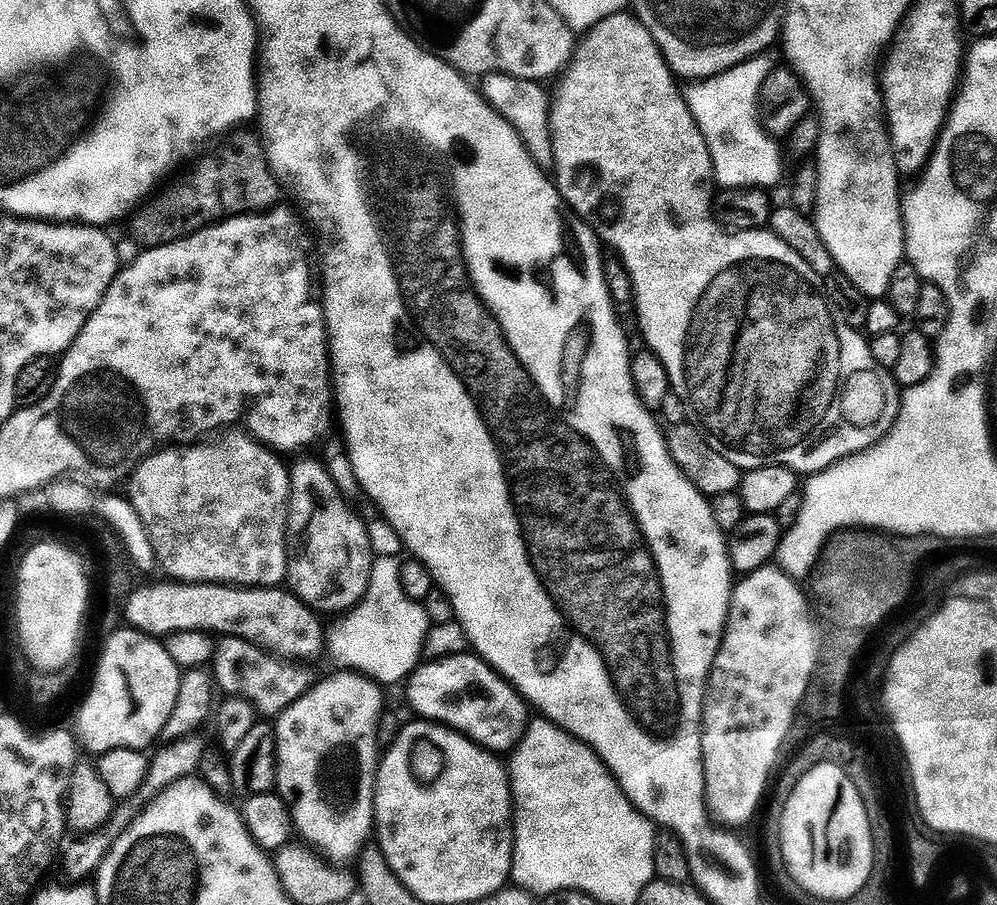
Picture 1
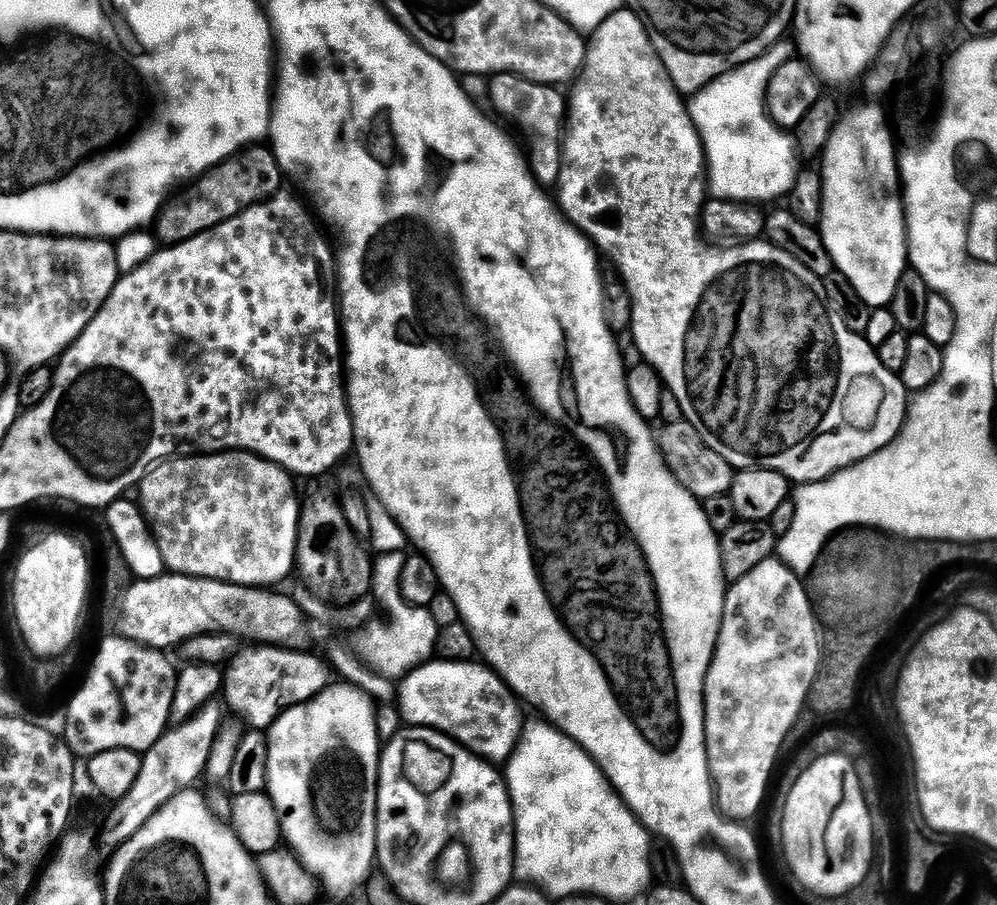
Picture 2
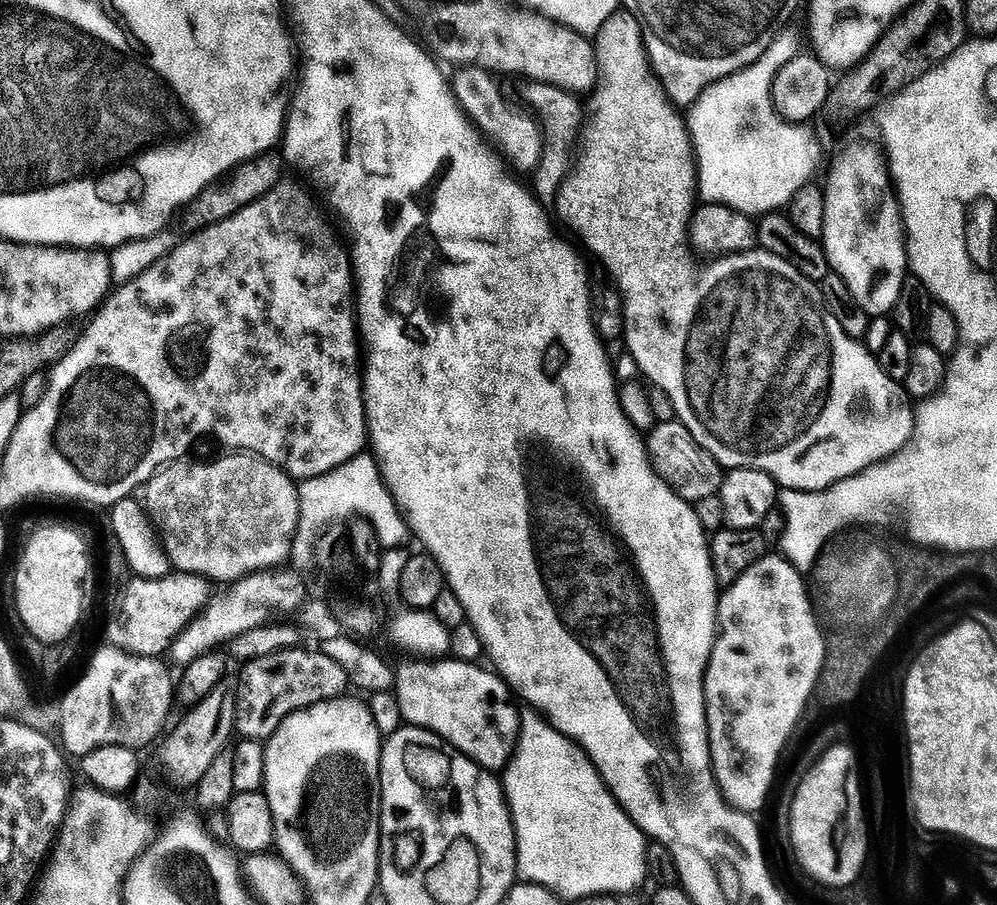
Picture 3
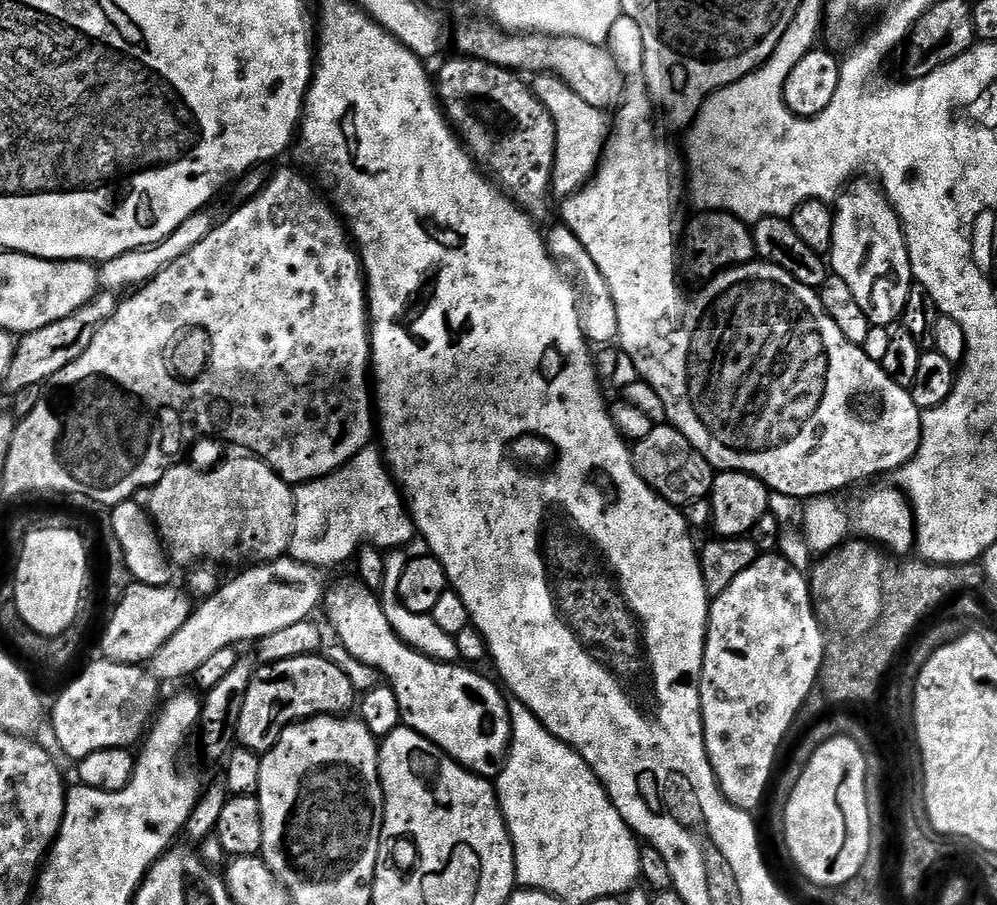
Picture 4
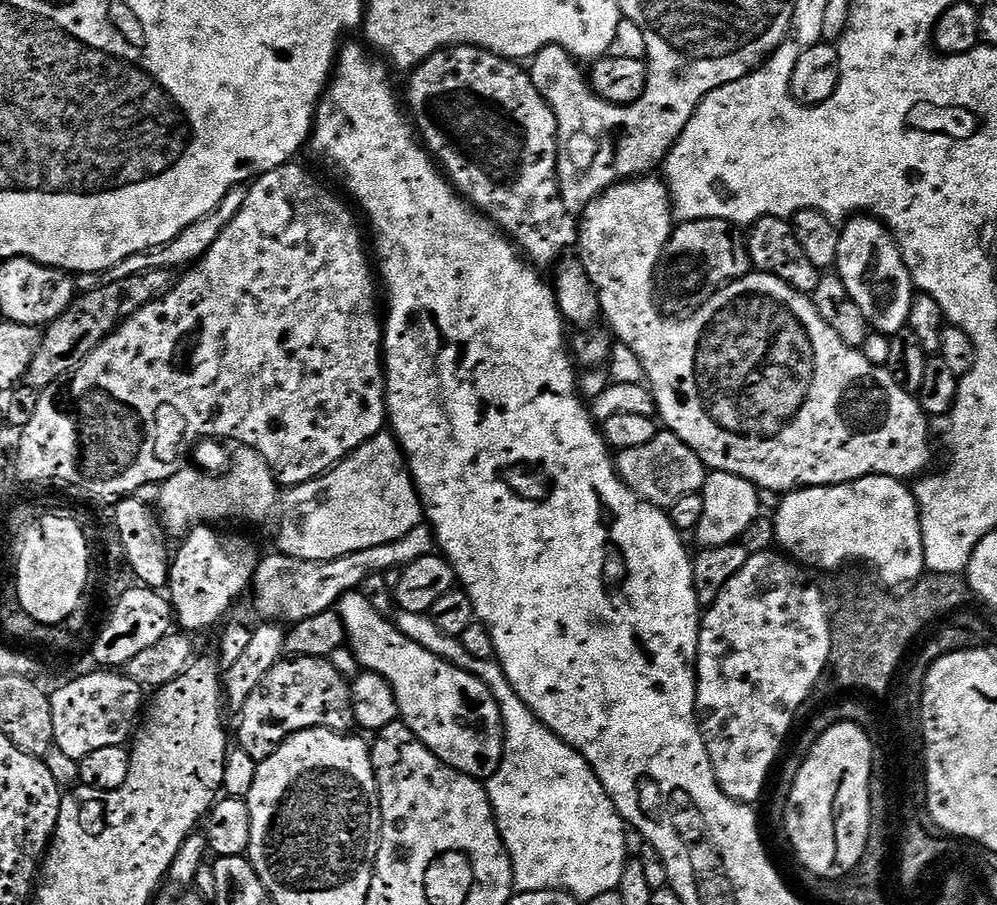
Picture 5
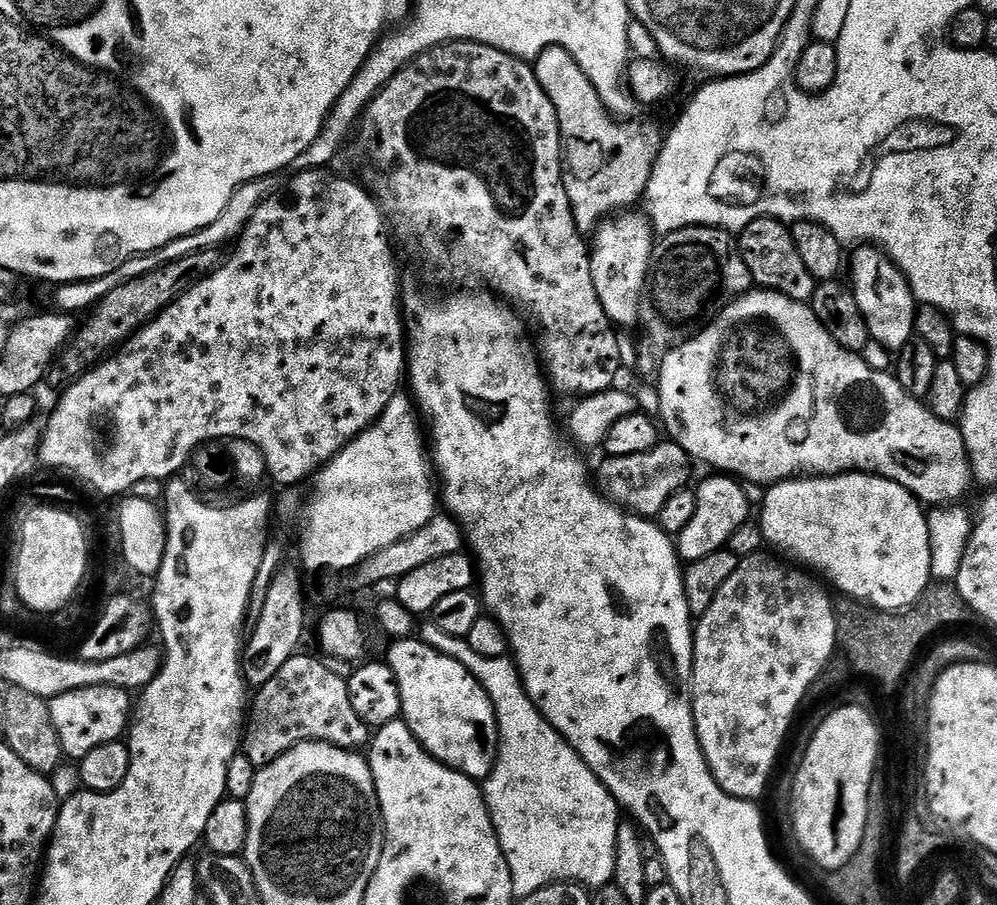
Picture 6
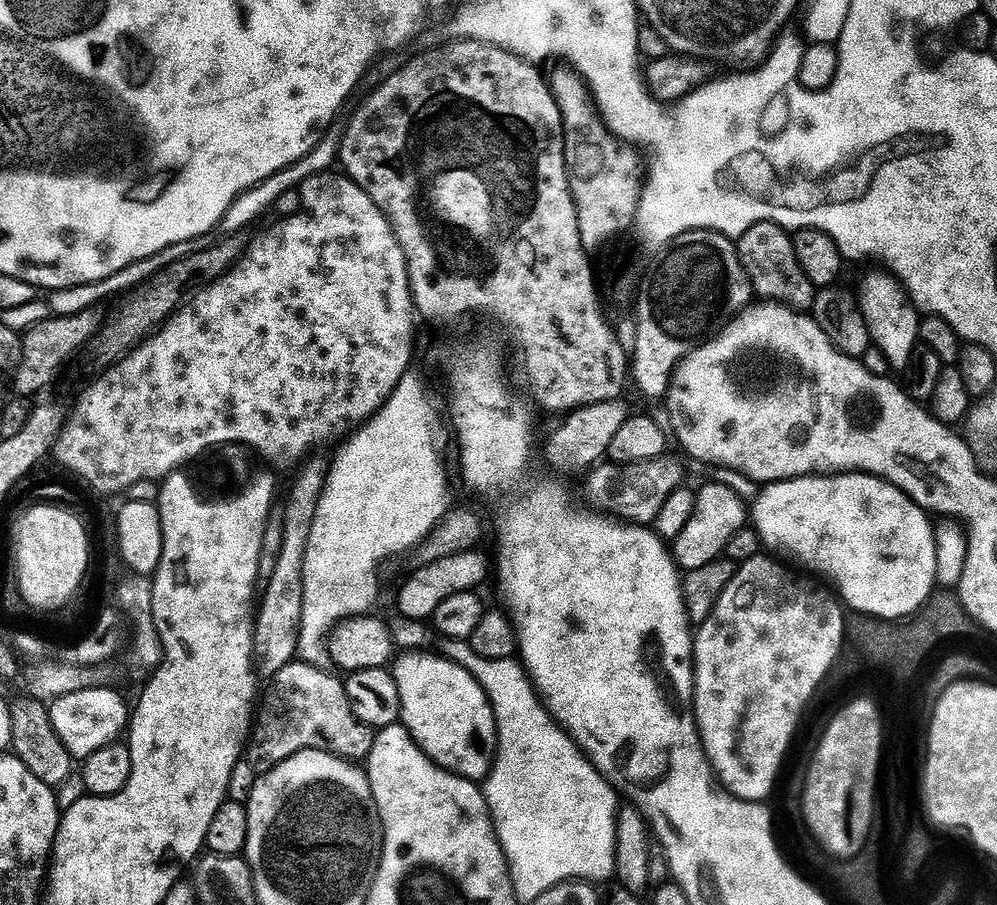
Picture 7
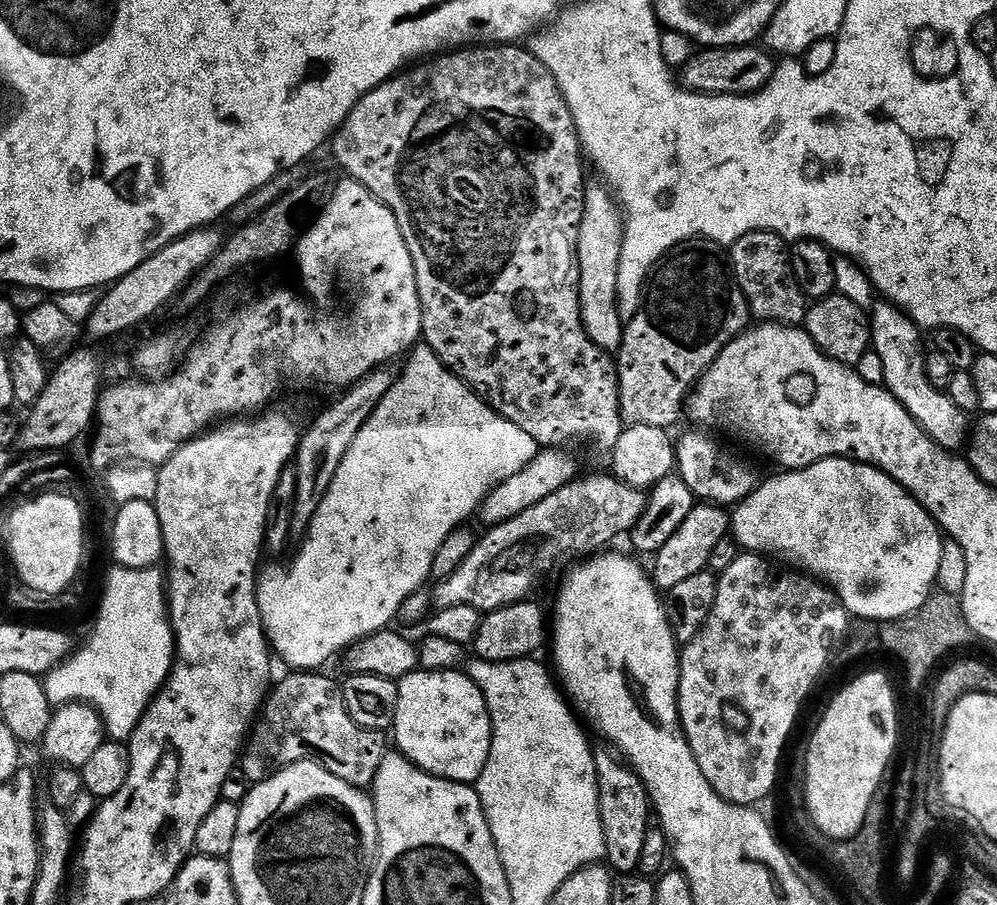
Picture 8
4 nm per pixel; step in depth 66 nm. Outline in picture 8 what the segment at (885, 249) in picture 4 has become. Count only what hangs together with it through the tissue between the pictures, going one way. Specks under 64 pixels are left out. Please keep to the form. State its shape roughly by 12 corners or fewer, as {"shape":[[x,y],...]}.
{"shape":[[871,309],[871,351],[895,400],[938,446],[965,447],[969,413],[924,373],[922,330]]}

